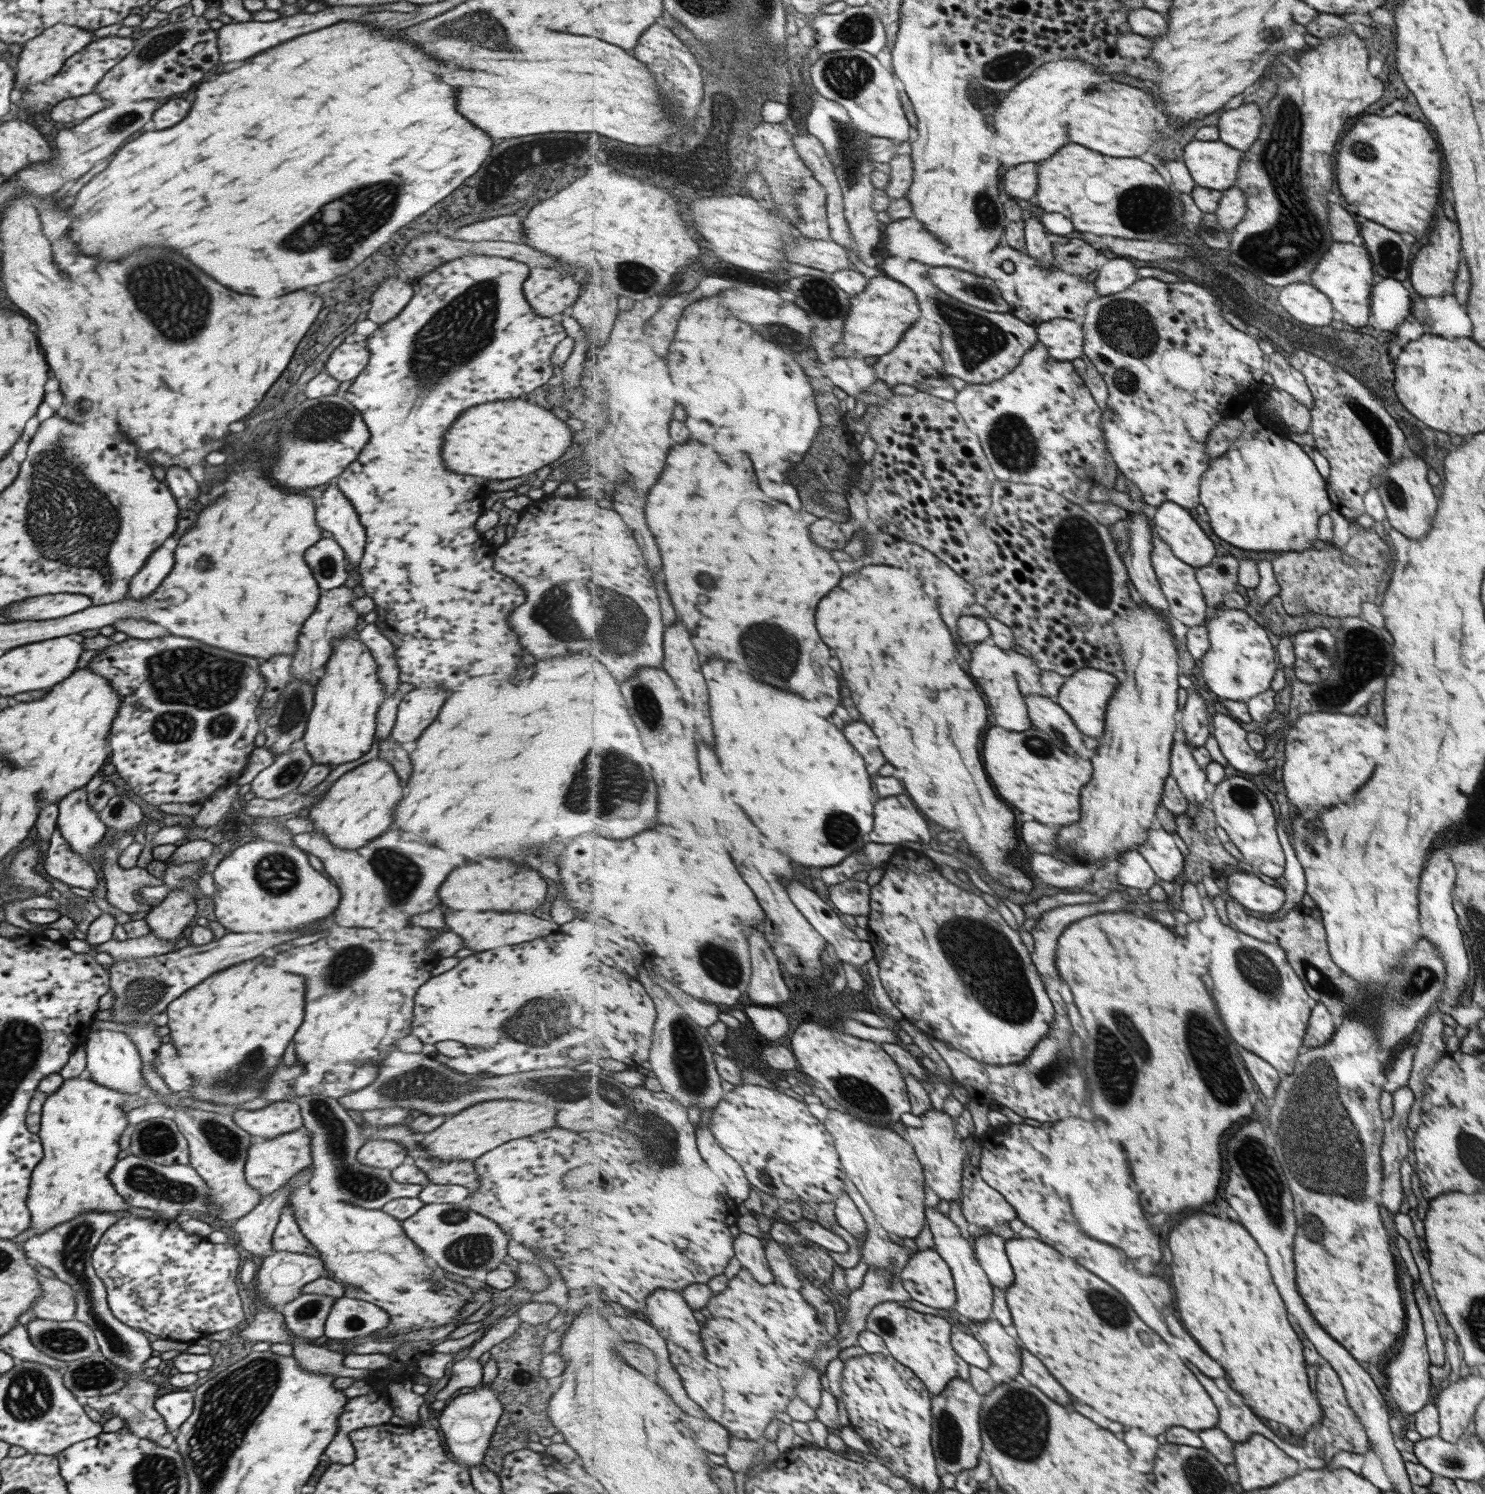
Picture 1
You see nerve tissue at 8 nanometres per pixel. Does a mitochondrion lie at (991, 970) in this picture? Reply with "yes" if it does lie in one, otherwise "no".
yes

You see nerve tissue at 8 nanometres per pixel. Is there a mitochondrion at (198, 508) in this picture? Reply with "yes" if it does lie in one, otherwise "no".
no

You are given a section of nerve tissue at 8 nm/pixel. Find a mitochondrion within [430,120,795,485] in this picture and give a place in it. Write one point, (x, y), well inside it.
(634, 277)

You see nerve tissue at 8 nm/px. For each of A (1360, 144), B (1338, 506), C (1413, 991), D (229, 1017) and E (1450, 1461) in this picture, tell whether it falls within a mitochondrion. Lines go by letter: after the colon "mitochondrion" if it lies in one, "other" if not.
A: mitochondrion
B: other
C: mitochondrion
D: other
E: mitochondrion

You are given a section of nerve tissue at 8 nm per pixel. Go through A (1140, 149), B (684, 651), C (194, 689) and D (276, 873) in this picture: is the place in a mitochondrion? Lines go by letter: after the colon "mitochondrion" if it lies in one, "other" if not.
A: other
B: other
C: mitochondrion
D: mitochondrion

